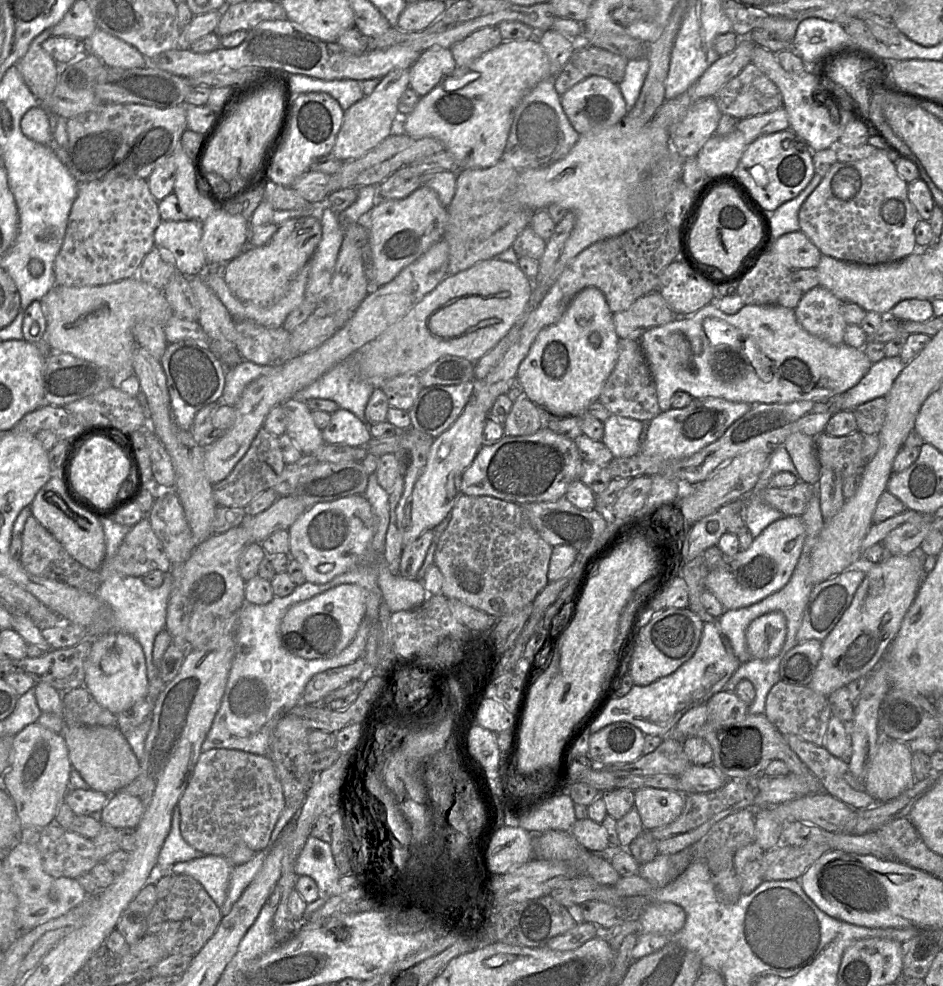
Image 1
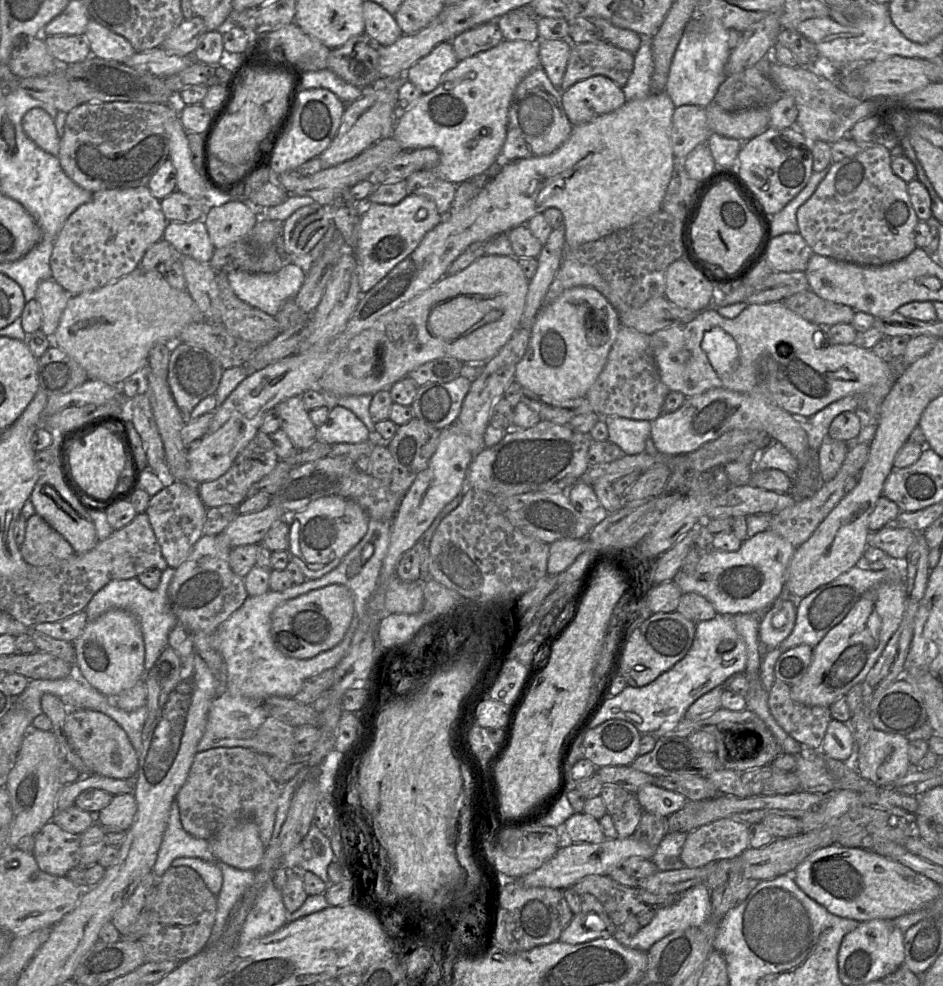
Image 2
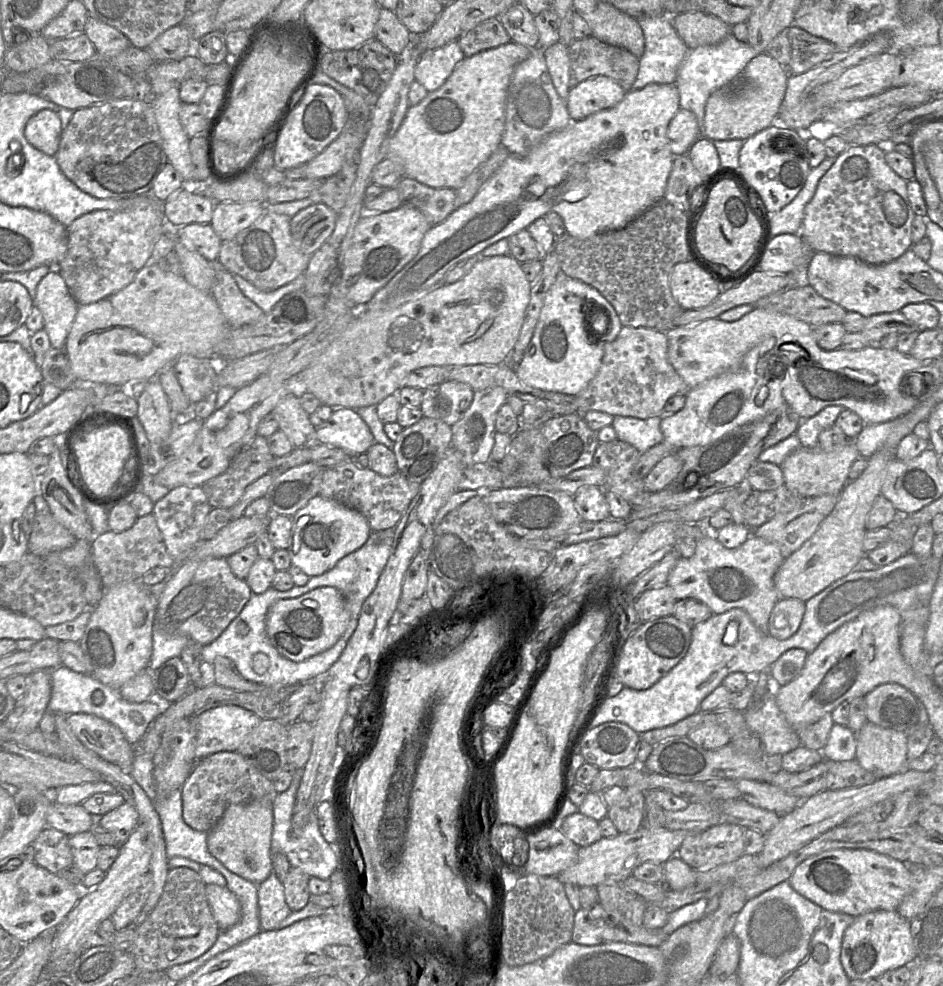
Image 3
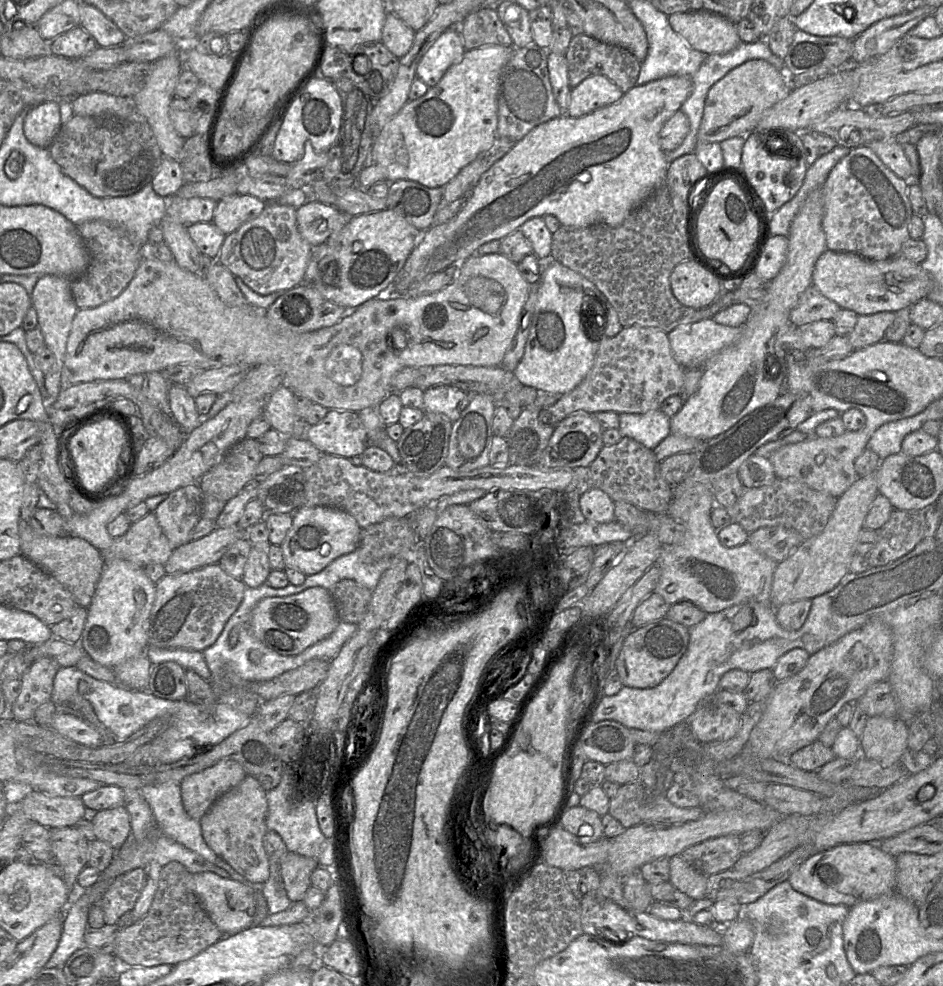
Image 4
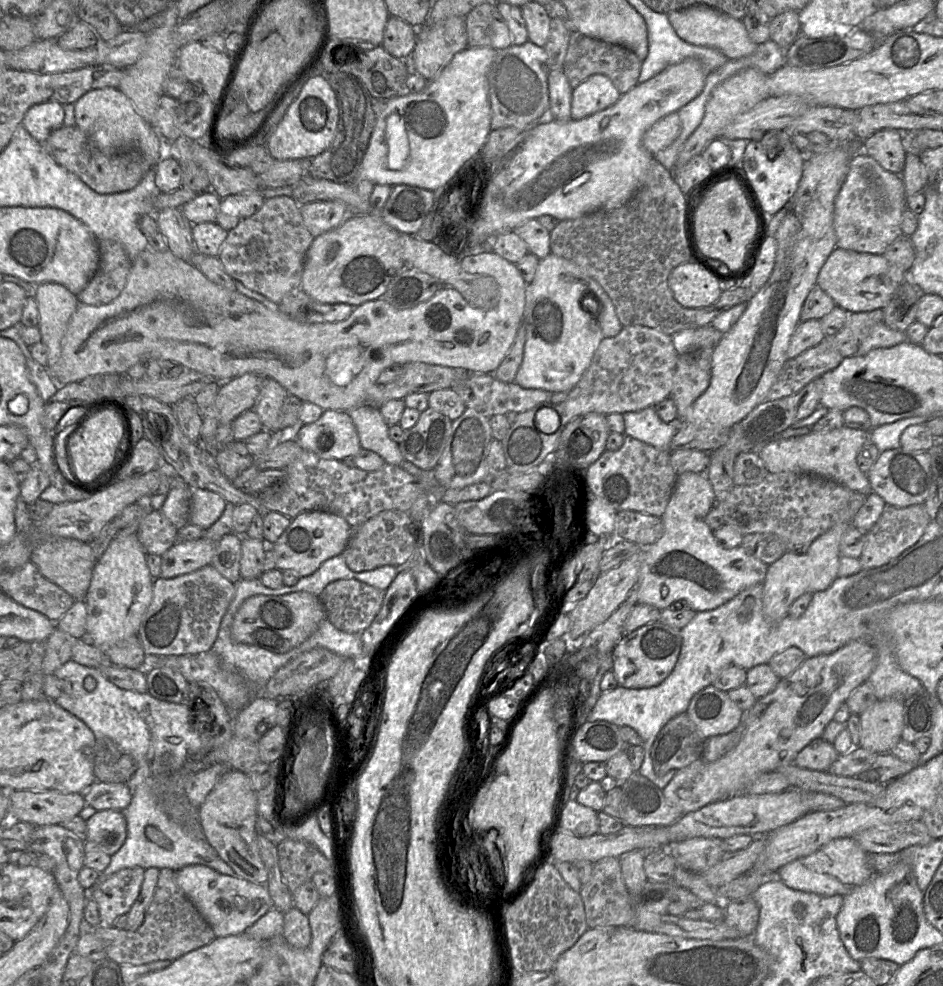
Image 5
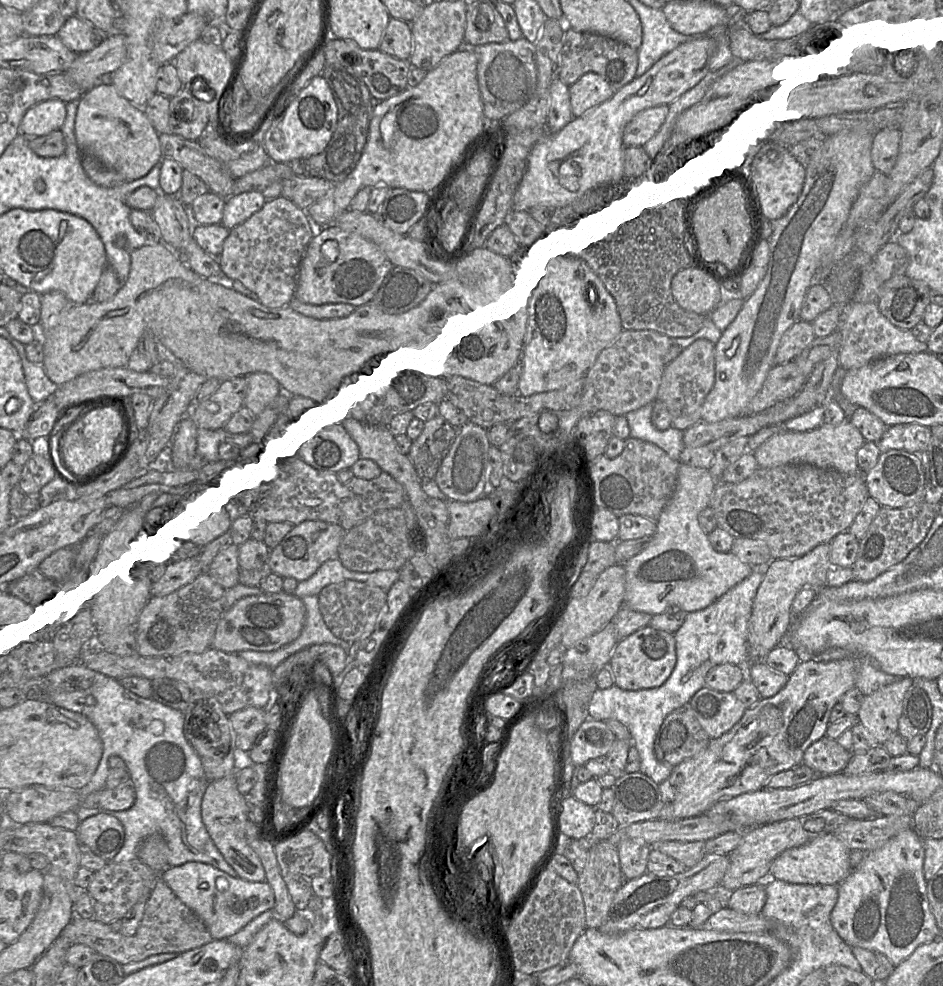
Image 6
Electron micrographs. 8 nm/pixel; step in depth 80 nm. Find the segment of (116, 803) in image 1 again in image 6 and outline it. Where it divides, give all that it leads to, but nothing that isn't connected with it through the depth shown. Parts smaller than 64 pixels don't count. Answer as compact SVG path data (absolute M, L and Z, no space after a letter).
M106 811L81 821L76 834L82 845L89 847L106 862L117 855L125 838L121 822Z

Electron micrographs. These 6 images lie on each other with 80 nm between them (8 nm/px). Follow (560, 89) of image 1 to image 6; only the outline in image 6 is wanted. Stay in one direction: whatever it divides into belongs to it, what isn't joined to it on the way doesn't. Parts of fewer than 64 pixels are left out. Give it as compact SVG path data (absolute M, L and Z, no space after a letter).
M567 27L559 73L559 79L567 86L576 83L584 74L594 72L601 75L616 92L636 78L637 68L638 52L630 46L596 33L580 32Z

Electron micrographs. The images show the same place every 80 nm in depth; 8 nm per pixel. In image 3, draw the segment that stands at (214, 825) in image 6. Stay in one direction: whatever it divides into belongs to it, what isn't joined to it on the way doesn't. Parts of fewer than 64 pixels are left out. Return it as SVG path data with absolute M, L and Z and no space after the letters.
M271 798L229 805L215 826L207 832L209 852L233 873L257 885L272 870L271 839L273 826Z

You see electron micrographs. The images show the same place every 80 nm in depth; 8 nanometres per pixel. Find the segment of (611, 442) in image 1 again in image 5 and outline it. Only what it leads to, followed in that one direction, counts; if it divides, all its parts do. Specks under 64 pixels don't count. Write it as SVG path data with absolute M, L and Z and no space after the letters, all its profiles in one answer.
M647 407L623 415L624 435L649 444L662 451L670 451L670 443L679 429L679 422L665 423L654 407Z

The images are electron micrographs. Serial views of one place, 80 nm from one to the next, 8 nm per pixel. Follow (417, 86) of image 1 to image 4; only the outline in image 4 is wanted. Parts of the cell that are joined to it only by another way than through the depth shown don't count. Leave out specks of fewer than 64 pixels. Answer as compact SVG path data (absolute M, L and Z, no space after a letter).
M459 29L446 30L422 56L416 69L416 77L429 88L436 86L448 68L461 60L465 51Z

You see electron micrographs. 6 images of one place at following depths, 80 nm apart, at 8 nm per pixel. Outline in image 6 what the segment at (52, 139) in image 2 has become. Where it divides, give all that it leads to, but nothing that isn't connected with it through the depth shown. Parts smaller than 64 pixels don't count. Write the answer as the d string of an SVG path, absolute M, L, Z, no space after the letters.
M50 99L29 108L20 123L20 132L28 138L45 136L61 129L66 119L66 103Z

